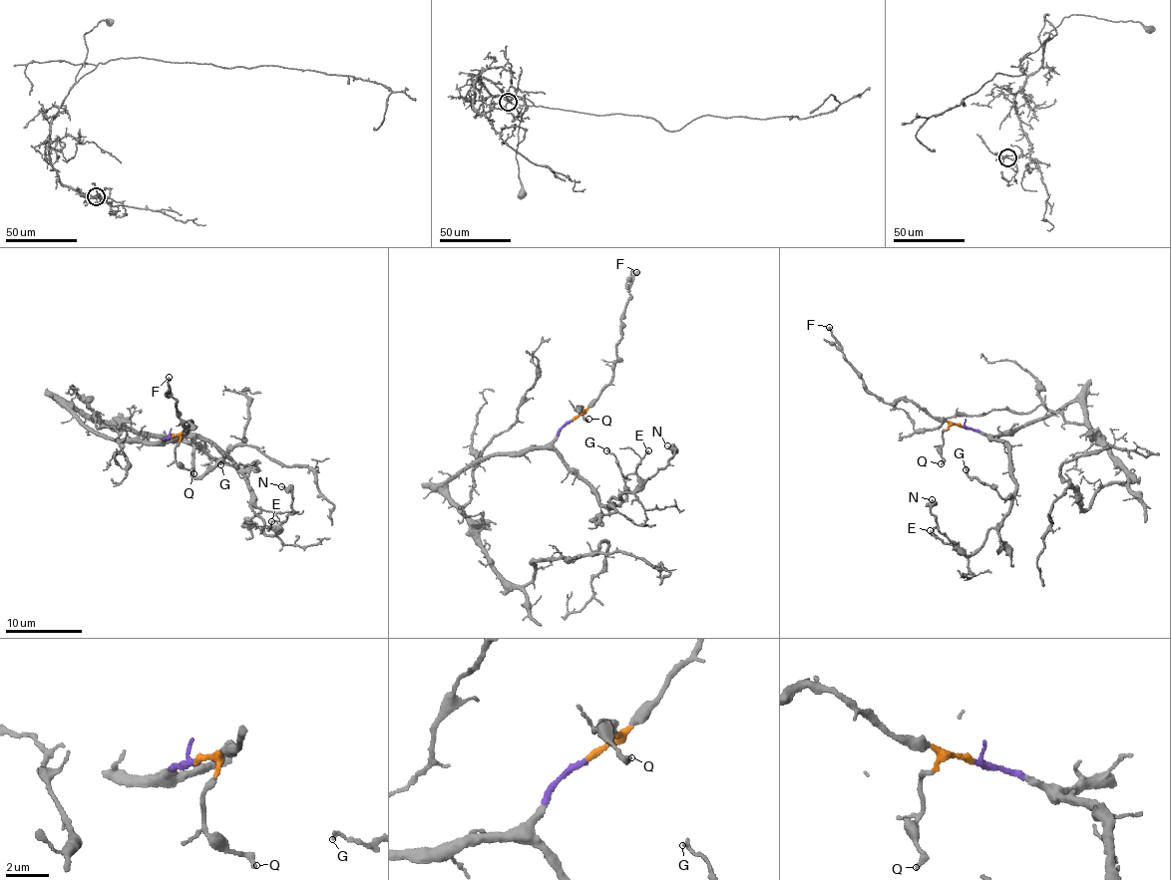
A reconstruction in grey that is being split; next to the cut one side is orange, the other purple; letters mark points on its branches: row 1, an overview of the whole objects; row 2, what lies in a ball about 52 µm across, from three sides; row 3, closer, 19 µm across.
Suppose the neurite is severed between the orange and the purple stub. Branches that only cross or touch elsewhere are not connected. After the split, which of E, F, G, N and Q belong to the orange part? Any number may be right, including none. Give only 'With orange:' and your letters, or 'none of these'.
With orange: F, Q

